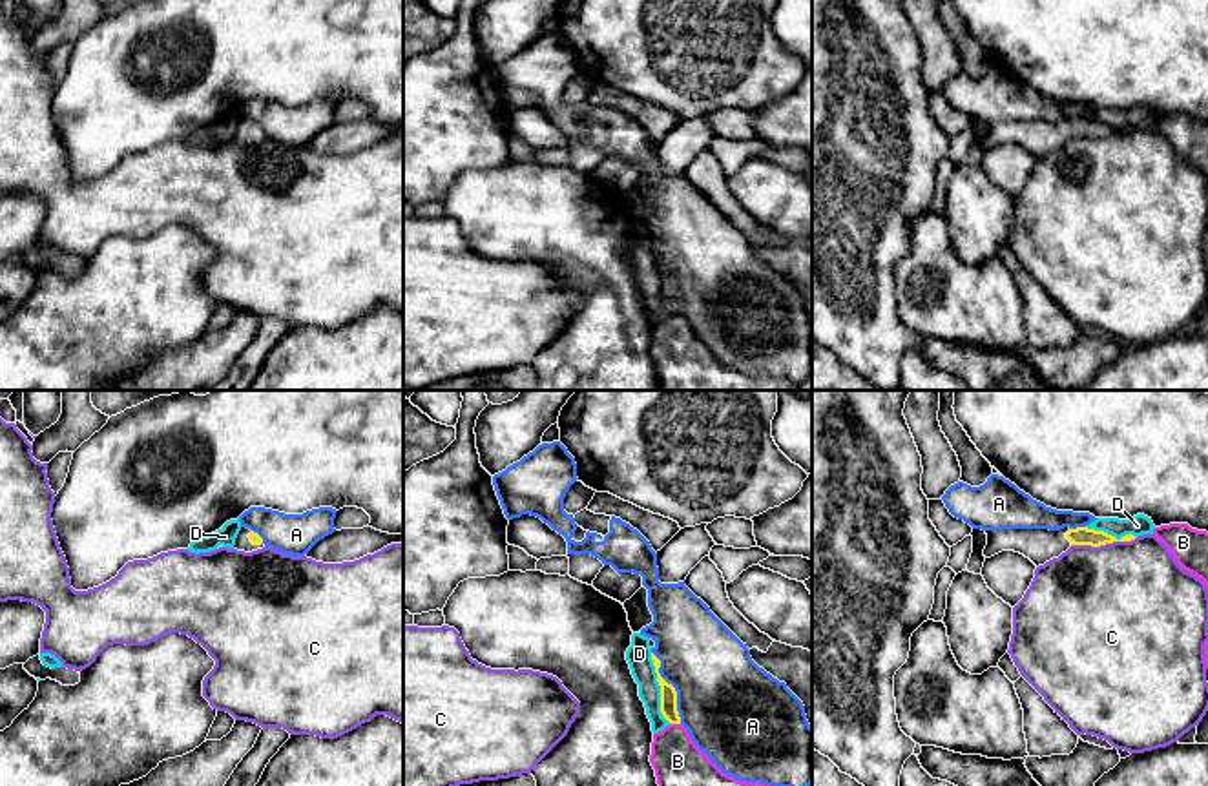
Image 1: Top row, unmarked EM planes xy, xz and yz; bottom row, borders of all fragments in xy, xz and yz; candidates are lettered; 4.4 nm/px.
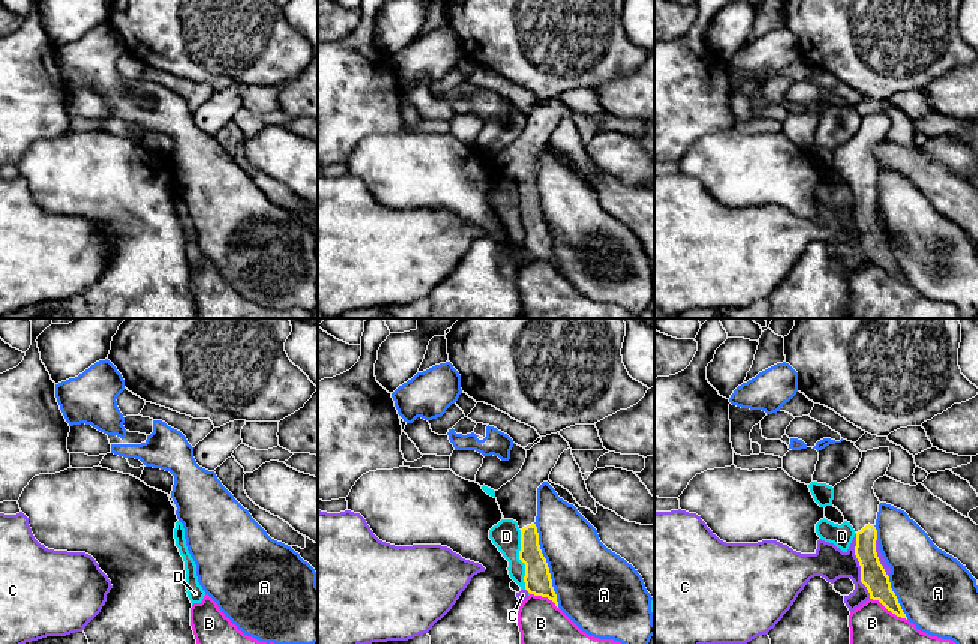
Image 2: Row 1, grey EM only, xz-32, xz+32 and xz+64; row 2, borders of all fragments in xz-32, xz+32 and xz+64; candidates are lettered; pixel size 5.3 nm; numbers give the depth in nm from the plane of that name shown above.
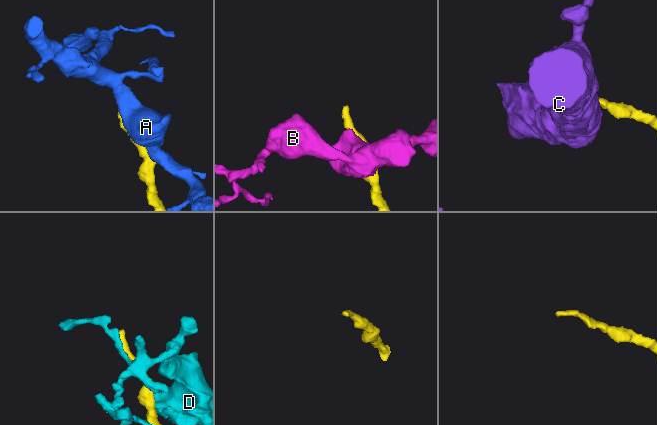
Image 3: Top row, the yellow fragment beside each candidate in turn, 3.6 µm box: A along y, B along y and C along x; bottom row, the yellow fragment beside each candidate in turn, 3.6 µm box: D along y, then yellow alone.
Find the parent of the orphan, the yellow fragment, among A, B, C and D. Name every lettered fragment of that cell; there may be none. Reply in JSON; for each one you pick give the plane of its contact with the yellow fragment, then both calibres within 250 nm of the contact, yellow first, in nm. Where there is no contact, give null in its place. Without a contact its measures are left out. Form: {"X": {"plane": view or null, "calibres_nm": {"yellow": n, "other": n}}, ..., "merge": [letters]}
{"merge": []}

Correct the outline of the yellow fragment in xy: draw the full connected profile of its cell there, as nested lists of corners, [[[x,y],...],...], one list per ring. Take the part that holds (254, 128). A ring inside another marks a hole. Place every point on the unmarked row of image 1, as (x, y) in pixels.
[[[241,119],[234,140],[252,144],[263,139],[265,139],[263,129],[257,124]]]

